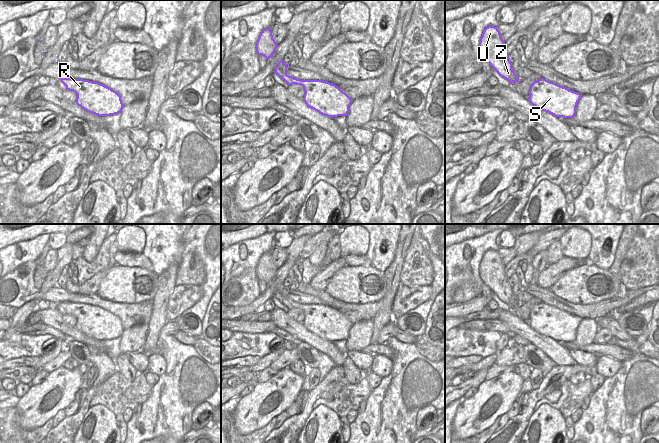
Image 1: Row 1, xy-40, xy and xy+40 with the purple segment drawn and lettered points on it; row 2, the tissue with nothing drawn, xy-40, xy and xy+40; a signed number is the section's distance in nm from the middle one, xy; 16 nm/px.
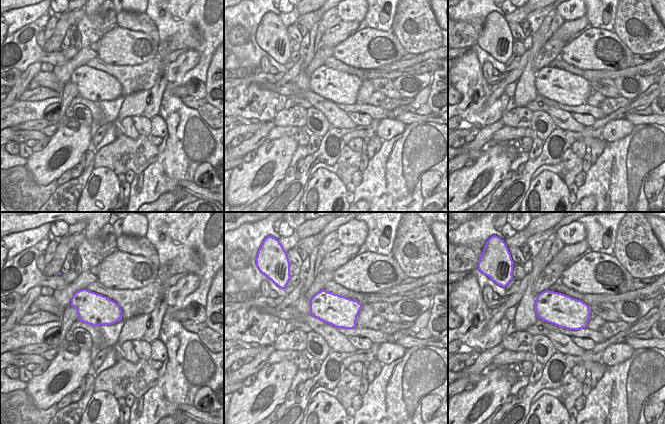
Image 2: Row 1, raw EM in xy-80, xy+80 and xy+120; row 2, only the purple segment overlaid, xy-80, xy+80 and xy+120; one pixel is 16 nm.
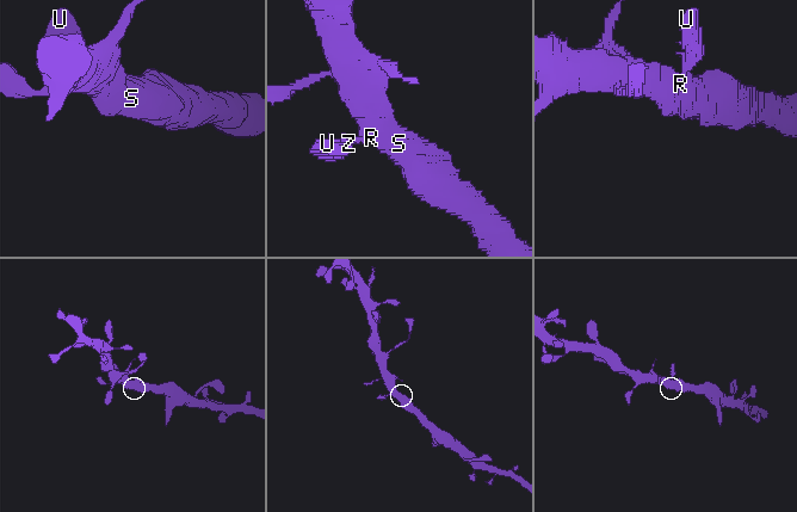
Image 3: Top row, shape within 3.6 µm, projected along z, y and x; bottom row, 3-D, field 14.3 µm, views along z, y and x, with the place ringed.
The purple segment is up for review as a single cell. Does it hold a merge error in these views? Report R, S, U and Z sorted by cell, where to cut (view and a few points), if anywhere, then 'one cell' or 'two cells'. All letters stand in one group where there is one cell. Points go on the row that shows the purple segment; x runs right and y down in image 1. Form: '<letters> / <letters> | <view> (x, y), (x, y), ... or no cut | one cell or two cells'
R S U Z | no cut | one cell

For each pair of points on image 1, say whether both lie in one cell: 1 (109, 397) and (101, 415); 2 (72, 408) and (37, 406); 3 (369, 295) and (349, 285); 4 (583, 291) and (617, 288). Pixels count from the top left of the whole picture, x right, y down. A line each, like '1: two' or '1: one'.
1: two
2: two
3: one
4: one

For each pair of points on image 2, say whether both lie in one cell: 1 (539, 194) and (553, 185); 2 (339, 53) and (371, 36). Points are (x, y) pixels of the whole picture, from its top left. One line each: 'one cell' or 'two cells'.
1: one cell
2: one cell

